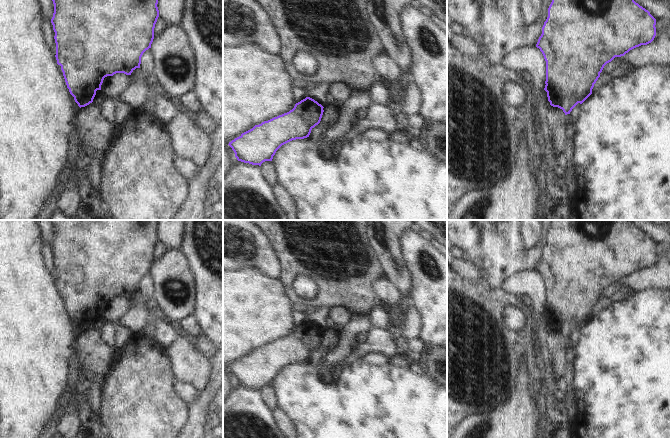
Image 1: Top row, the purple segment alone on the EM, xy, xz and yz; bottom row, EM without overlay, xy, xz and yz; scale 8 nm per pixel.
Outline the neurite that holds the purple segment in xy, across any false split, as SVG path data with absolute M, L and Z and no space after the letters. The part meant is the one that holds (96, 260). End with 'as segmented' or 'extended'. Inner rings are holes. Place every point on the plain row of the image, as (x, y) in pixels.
M51 220L51 223L54 228L54 237L51 247L55 256L55 281L57 288L61 290L67 312L74 321L75 326L80 332L85 331L93 326L96 315L101 314L101 309L105 301L113 300L116 297L131 299L136 292L140 292L141 281L146 274L151 272L154 263L154 252L159 241L159 234L157 231L158 220Z | as segmented

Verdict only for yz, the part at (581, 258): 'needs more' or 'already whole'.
already whole

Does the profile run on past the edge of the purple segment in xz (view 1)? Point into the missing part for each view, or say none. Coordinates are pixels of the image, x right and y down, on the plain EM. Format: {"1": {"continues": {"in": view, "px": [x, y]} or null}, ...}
{"1": {"continues": null}}

